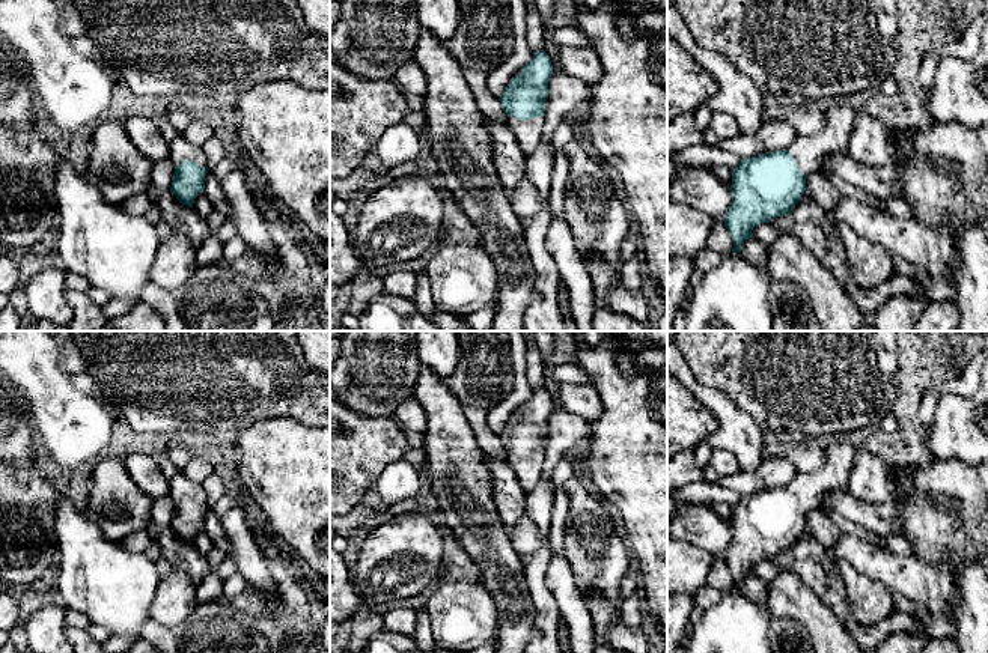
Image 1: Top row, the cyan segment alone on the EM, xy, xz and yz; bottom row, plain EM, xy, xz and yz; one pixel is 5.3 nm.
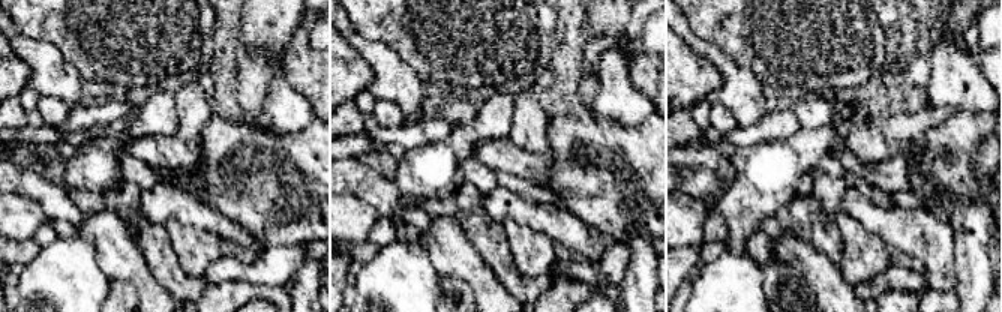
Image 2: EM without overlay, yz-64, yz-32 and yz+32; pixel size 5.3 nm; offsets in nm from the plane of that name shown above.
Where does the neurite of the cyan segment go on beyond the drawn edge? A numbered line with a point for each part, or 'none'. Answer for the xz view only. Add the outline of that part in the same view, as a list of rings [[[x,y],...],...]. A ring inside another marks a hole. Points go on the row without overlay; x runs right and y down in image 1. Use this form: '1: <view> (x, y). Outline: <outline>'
1: xz (527, 470). Outline: [[[508,453],[508,463],[526,495],[533,491],[541,480],[544,454],[538,453],[532,457],[518,457],[515,453]]]

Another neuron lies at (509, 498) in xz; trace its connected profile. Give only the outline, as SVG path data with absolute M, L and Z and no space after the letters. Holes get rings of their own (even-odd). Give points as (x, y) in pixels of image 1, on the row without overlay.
M486 456L486 465L491 472L492 500L500 519L508 530L514 528L521 518L527 516L527 495L506 460Z

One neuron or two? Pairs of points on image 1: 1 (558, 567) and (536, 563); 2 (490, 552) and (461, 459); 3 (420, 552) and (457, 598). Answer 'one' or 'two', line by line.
1: two
2: one
3: two

